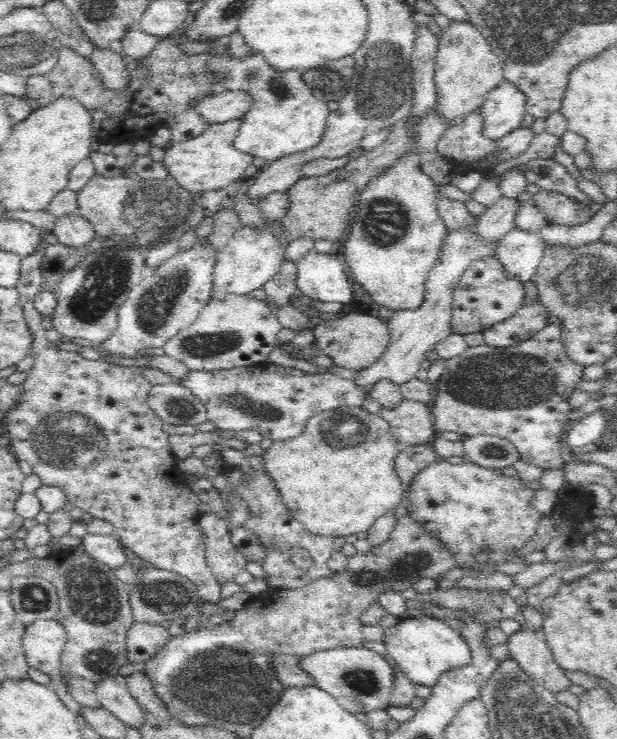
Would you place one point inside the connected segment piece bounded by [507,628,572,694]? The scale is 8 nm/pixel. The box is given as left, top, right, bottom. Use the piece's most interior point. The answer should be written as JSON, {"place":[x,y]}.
{"place":[529,648]}

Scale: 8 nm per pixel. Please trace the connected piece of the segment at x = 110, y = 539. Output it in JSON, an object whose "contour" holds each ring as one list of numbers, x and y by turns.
{"contour":[[87,534,82,538,83,552,113,569,118,569,126,562,126,554,122,550,122,543,115,535]]}

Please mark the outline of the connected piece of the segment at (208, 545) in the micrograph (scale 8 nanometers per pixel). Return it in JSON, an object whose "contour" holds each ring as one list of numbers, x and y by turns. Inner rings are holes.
{"contour":[[210,511,203,512,198,527,205,535,205,561,212,574,220,584,232,582,249,560,232,545,227,521]]}

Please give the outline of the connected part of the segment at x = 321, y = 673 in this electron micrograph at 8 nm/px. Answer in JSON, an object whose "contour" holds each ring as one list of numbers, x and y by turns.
{"contour":[[338,647,301,657,302,670,309,674,313,682,331,694,348,712,367,713,391,706,391,696,395,687,392,664,381,654,366,647]]}

